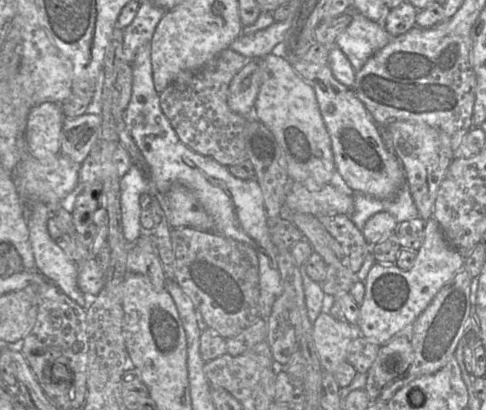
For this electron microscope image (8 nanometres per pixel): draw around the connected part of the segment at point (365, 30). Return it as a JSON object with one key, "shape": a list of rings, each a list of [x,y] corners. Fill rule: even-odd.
{"shape":[[[355,8],[345,11],[352,16],[352,21],[346,30],[335,40],[347,56],[354,70],[358,72],[377,51],[385,47],[393,37],[383,26],[383,21],[369,20]]]}

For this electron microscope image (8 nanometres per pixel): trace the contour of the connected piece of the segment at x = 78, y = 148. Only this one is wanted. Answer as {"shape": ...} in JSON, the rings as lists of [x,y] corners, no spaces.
{"shape":[[[87,112],[74,118],[65,118],[60,138],[60,154],[75,163],[82,163],[97,143],[102,118],[98,112]]]}

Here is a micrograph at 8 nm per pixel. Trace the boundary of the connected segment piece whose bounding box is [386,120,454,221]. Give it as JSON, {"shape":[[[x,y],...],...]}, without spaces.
{"shape":[[[395,121],[386,127],[393,142],[393,152],[399,159],[413,200],[424,221],[433,217],[439,187],[454,159],[448,135],[426,123]]]}

